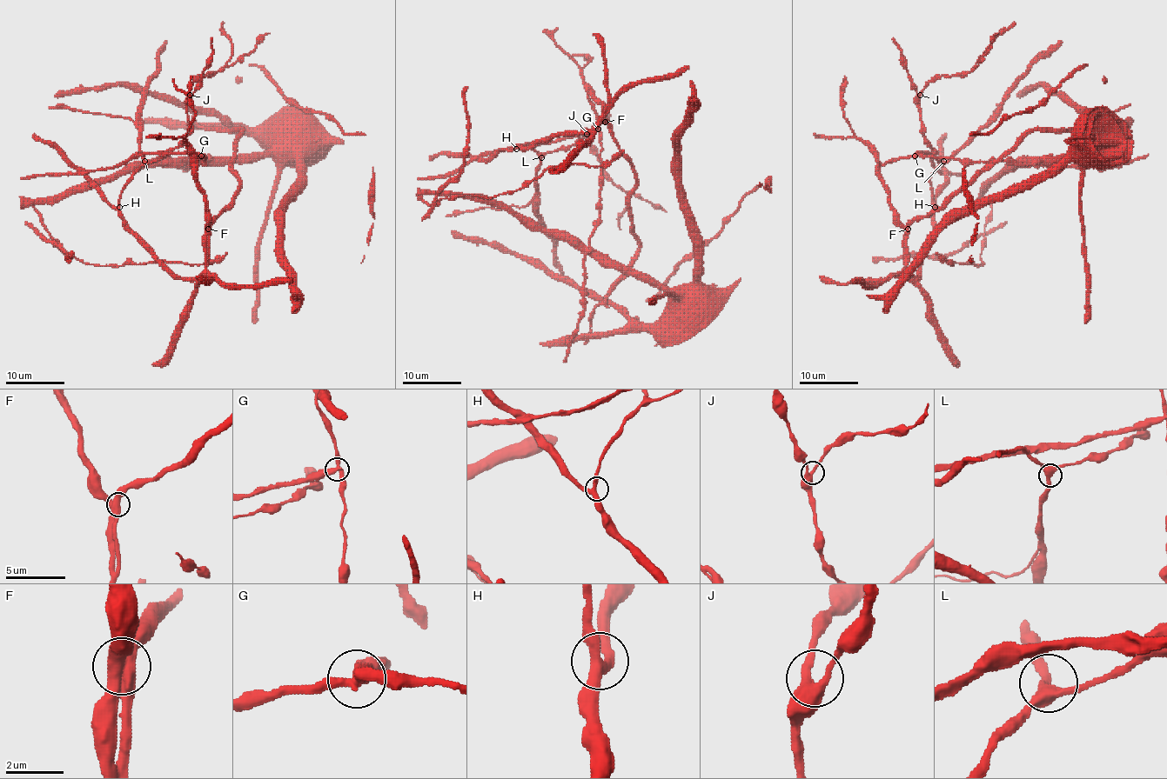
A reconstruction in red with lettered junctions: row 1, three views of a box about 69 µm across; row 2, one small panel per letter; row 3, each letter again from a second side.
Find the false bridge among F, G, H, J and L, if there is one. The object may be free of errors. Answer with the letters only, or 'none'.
G

